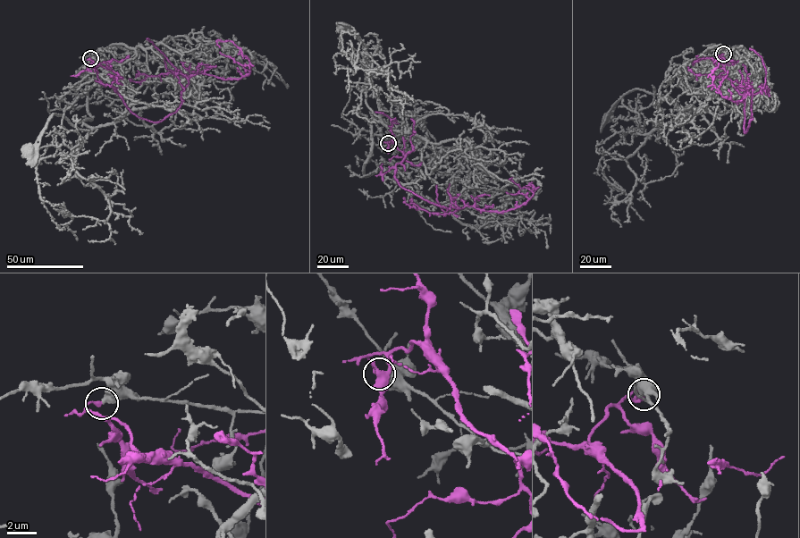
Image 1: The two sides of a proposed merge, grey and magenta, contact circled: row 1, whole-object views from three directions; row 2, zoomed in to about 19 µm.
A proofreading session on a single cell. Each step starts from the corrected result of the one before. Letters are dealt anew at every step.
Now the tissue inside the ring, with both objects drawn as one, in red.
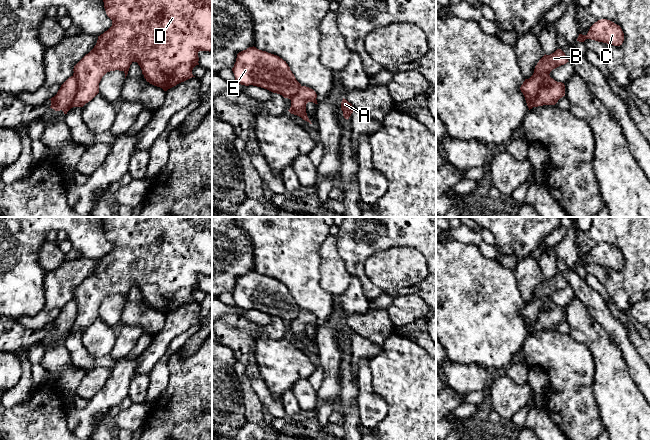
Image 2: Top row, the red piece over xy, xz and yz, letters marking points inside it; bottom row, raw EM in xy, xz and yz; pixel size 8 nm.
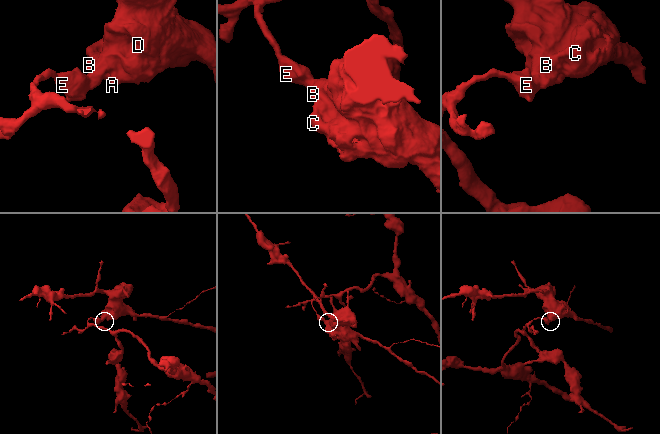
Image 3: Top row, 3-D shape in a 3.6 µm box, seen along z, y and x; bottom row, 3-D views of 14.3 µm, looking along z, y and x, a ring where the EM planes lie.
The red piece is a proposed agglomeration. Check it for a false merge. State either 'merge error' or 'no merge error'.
merge error

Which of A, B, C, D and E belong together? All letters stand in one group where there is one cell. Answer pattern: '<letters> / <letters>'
A B C D / E

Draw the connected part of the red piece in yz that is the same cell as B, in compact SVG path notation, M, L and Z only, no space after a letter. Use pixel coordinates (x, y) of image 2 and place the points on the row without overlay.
M557 273L550 279L544 279L535 290L534 297L530 302L540 301L539 315L533 324L533 331L543 329L555 329L560 322L565 320L565 309L550 301L550 296L566 288L568 282L561 273Z

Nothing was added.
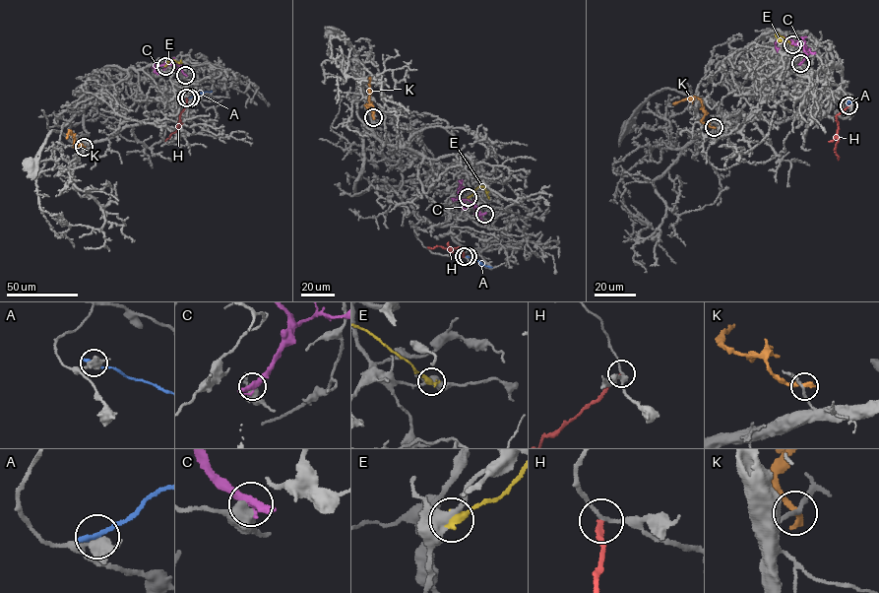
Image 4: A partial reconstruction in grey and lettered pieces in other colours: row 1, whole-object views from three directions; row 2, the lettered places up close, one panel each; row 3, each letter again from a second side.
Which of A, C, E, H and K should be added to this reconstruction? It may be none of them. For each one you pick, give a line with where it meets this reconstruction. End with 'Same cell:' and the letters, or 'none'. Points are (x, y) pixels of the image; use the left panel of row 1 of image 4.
Same cell: none

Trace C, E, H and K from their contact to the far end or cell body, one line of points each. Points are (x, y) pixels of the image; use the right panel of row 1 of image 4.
C: (800, 63), (805, 53), (800, 43), (789, 38), (777, 41), (776, 47), (779, 48)
E: (792, 44), (776, 34), (784, 41), (785, 38)
H: (848, 105), (837, 116), (838, 141), (835, 149), (838, 160)
K: (714, 127), (702, 121), (705, 111), (697, 98), (672, 103)

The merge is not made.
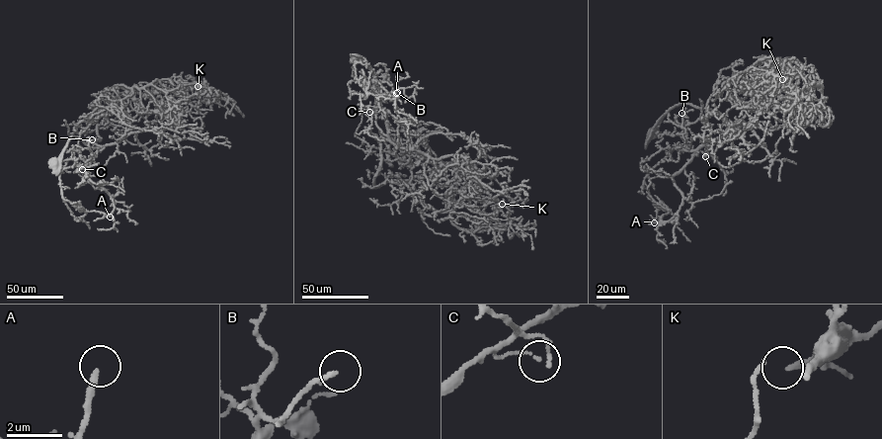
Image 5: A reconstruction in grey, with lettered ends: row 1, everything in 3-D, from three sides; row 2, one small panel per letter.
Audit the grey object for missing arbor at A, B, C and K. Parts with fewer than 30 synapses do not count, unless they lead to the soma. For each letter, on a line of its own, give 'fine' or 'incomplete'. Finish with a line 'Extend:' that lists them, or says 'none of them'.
A: incomplete
B: fine
C: fine
K: fine
Extend: A

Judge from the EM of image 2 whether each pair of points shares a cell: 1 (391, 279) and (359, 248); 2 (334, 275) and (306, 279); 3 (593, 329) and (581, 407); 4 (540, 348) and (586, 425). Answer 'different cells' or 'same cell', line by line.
1: different cells
2: different cells
3: different cells
4: same cell

